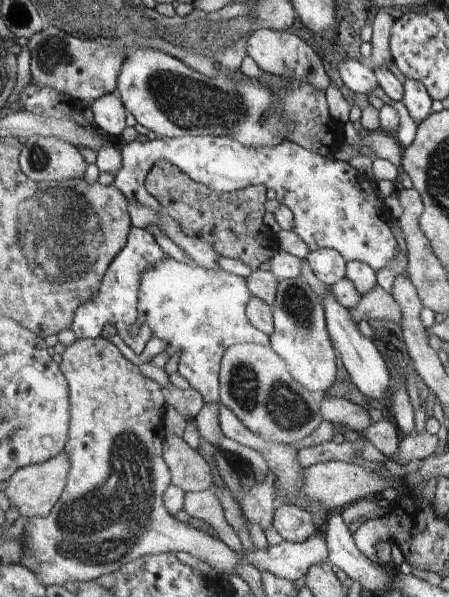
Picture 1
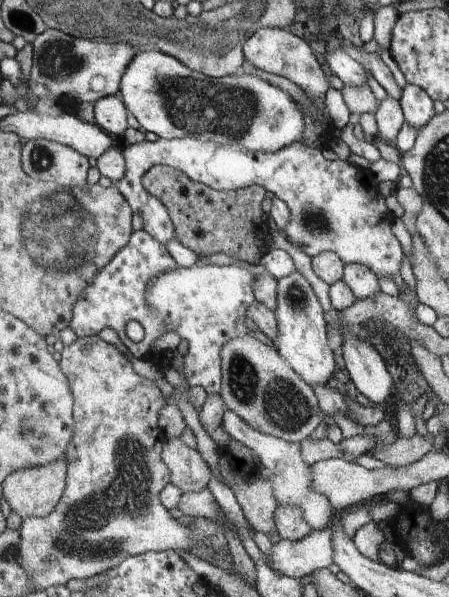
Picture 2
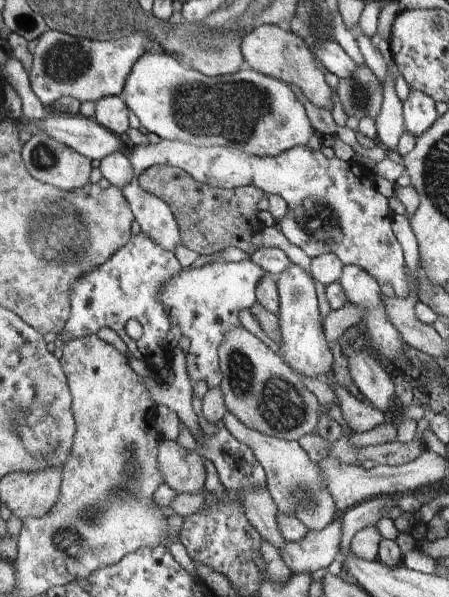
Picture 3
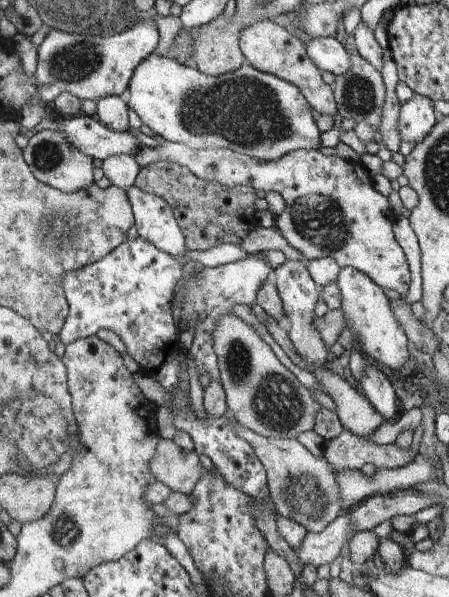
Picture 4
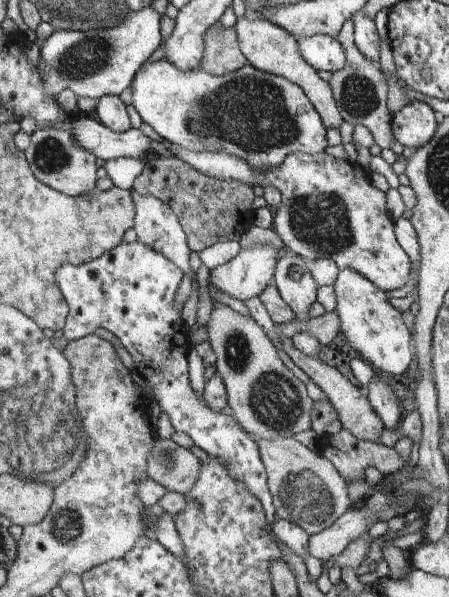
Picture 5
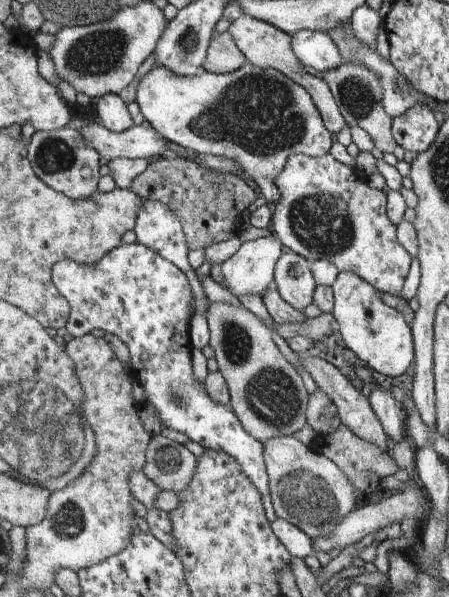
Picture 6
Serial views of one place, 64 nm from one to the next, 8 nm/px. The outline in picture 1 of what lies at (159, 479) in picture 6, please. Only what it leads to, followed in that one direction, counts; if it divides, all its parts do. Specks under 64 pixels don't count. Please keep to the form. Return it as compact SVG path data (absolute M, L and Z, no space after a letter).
M166 436L163 458L171 470L171 485L188 491L204 491L214 487L210 464L196 449L190 448L182 437Z

